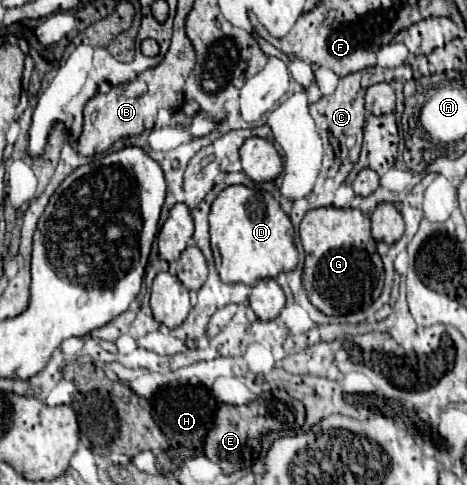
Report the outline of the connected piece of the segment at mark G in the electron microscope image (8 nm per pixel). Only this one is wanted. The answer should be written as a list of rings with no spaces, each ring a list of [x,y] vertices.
[[[316,208],[300,222],[306,252],[302,284],[310,302],[324,314],[348,314],[368,308],[382,292],[384,268],[370,234],[370,218],[354,208]]]

